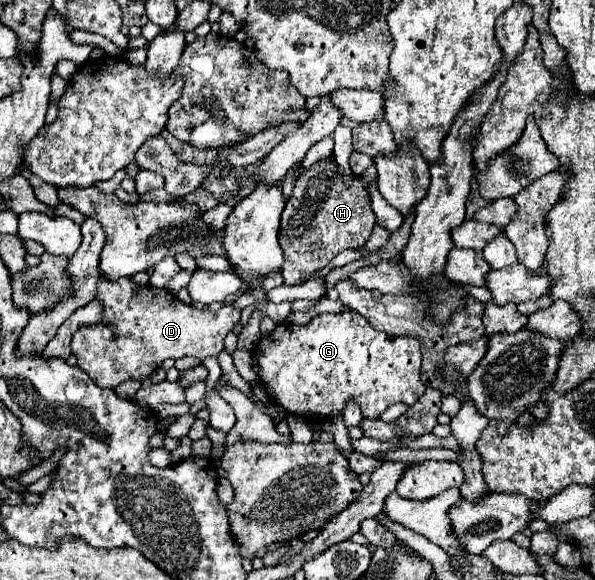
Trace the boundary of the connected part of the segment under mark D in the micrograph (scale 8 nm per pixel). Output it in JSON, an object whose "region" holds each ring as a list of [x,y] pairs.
{"region":[[[100,278],[96,298],[104,304],[104,320],[96,326],[84,326],[74,334],[72,354],[78,358],[78,366],[102,388],[116,388],[124,380],[142,382],[150,378],[150,374],[168,358],[178,360],[184,356],[196,356],[204,360],[206,356],[218,356],[222,352],[226,334],[234,330],[234,326],[240,322],[240,316],[242,316],[242,310],[232,304],[224,304],[216,312],[200,310],[200,308],[180,302],[168,290],[154,288],[150,284],[138,286],[130,278],[120,278],[116,282],[108,282]]]}

